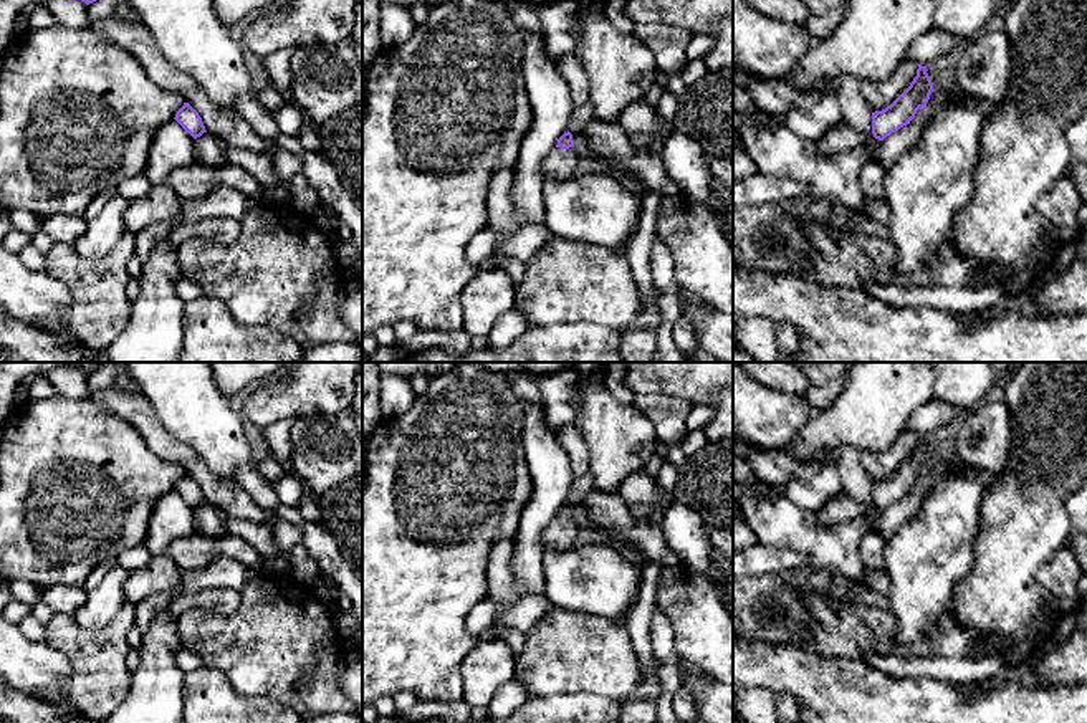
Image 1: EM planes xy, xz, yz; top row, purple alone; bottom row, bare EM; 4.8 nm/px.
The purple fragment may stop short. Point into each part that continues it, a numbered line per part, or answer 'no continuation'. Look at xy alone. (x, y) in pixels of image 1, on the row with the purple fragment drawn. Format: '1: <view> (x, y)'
no continuation

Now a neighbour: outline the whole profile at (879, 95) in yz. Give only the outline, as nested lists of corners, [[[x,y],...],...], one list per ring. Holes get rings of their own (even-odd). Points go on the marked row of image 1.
[[[908,56],[898,65],[898,68],[882,81],[862,79],[860,91],[872,113],[882,111],[890,106],[913,81],[918,65]]]

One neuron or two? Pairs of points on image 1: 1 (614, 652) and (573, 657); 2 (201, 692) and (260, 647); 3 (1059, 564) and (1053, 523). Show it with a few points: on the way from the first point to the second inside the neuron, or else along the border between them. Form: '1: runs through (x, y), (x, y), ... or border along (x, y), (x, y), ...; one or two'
1: runs through (604, 652), (583, 654); one
2: border along (204, 664), (219, 669), (237, 692), (257, 695); two
3: border along (1066, 543), (1038, 571), (1039, 584); two

